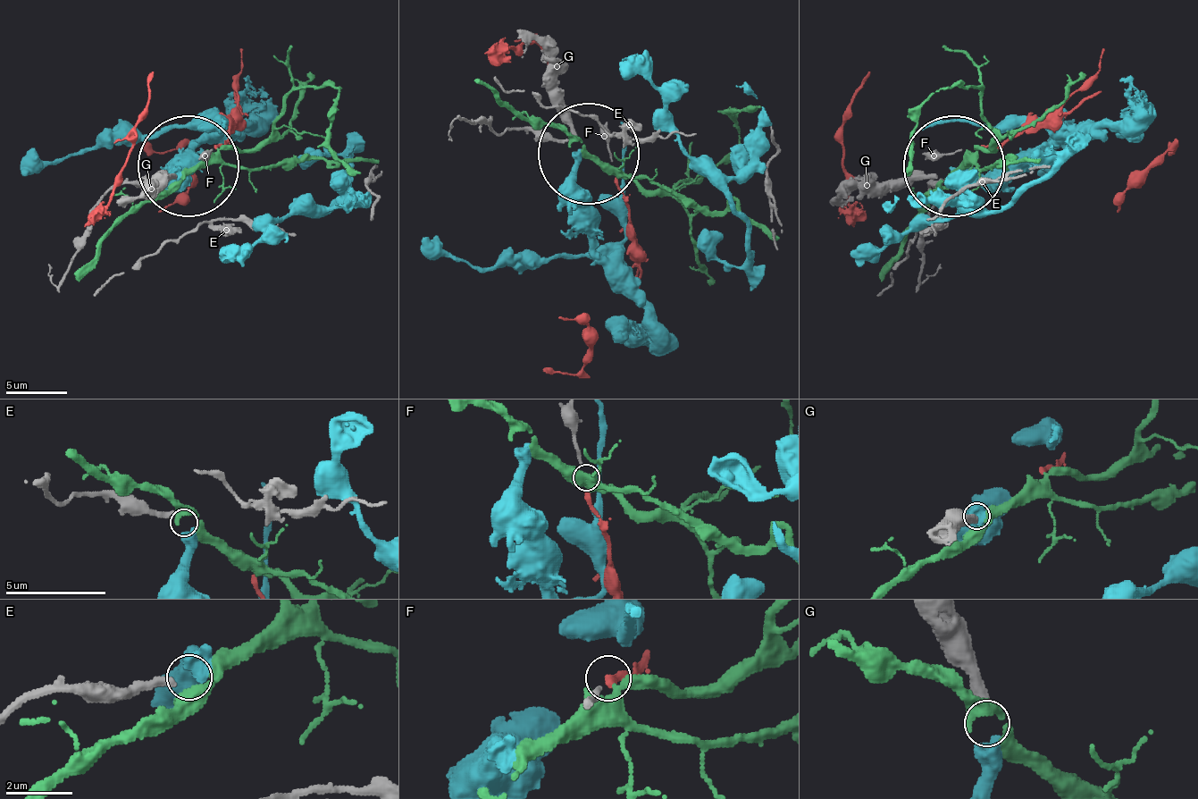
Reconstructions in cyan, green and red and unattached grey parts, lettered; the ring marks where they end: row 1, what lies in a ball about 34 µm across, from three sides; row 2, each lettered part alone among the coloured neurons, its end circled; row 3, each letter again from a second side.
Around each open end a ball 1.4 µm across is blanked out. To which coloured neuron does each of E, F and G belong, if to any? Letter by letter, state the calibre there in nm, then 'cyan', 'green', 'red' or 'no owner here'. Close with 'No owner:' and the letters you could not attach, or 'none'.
E: 240 nm thick; no owner here
F: 140 nm thick; red
G: 400 nm thick; cyan
No owner: E

